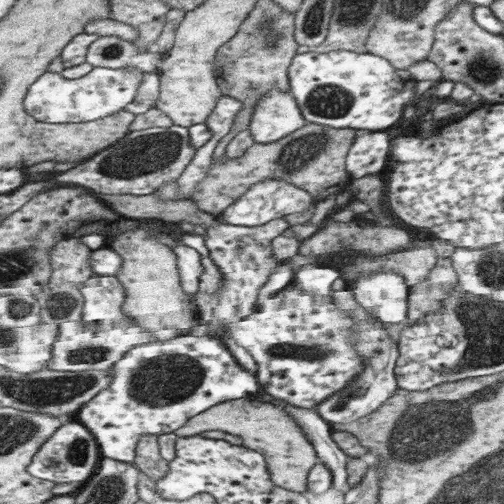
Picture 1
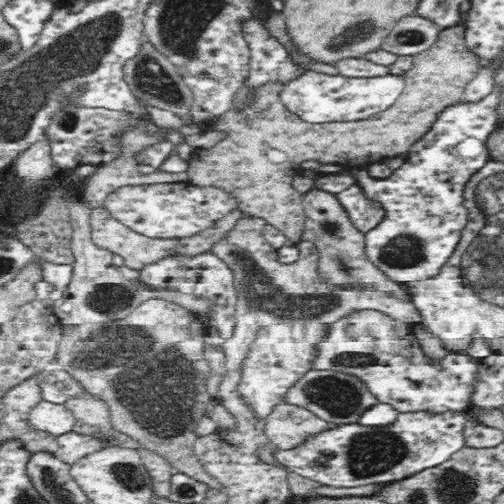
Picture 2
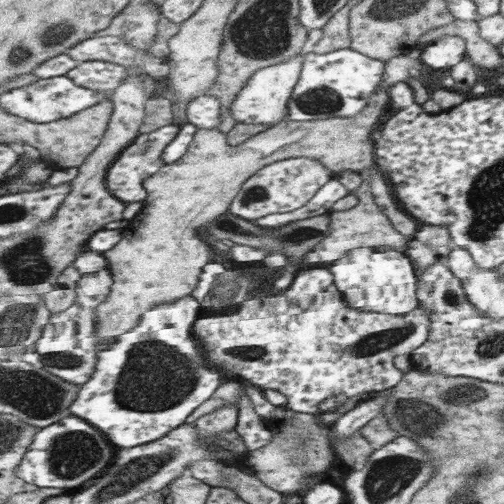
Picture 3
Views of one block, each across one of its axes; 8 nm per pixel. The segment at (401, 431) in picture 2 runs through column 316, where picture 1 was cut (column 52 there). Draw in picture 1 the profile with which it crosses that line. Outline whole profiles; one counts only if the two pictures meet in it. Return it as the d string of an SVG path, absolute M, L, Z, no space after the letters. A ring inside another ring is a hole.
M69 422L63 428L59 428L59 432L55 432L51 440L47 440L47 444L43 444L39 454L35 456L35 462L29 466L29 472L41 480L49 480L55 484L81 482L85 486L85 482L89 482L95 476L101 462L103 450L95 434L81 422Z

